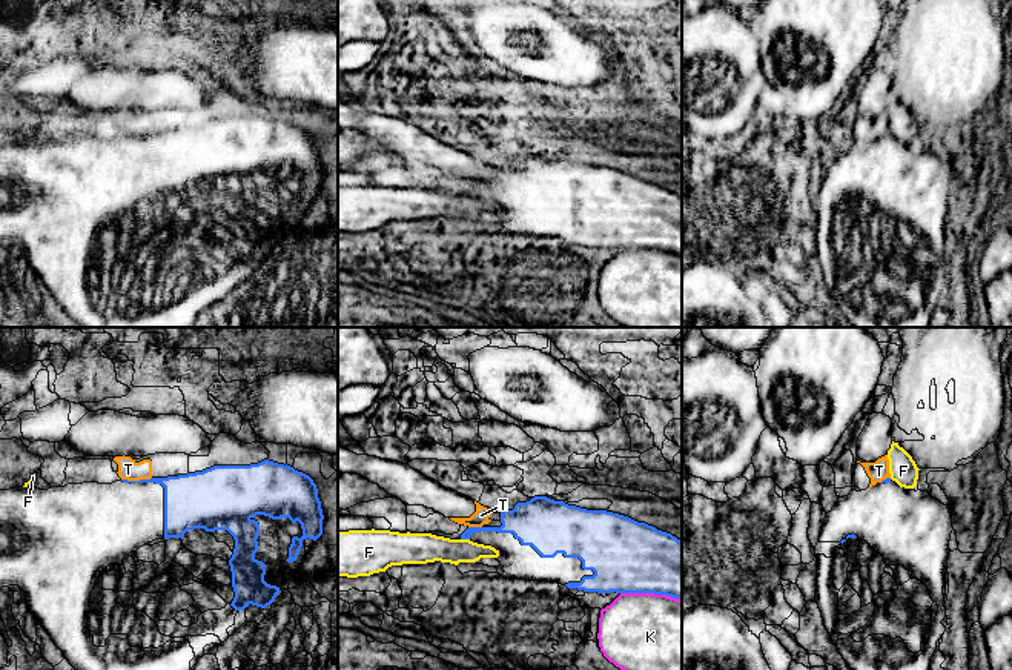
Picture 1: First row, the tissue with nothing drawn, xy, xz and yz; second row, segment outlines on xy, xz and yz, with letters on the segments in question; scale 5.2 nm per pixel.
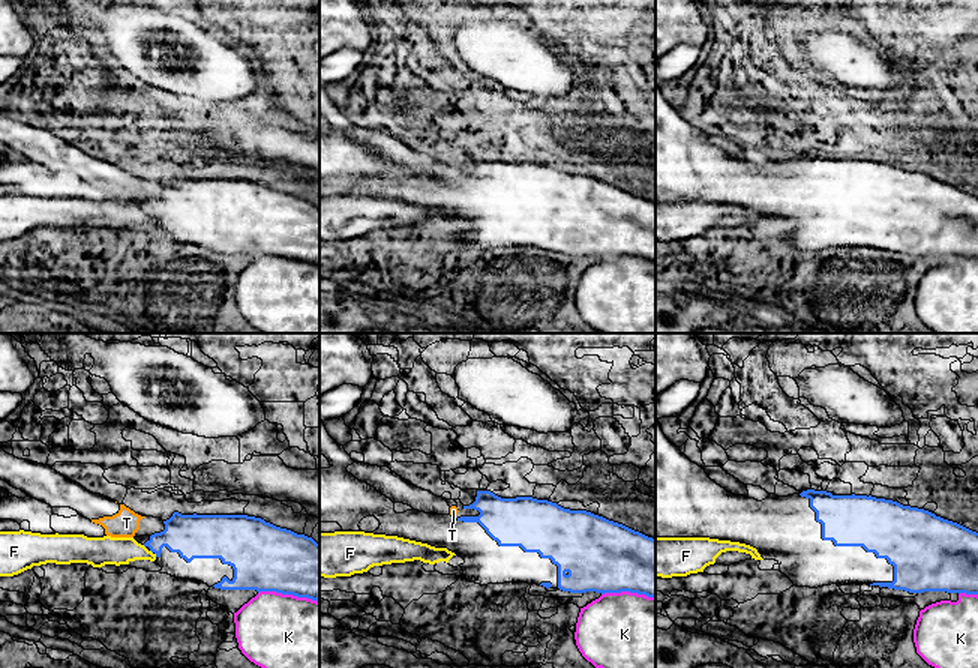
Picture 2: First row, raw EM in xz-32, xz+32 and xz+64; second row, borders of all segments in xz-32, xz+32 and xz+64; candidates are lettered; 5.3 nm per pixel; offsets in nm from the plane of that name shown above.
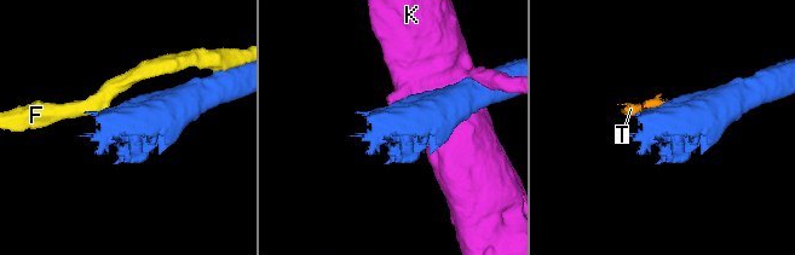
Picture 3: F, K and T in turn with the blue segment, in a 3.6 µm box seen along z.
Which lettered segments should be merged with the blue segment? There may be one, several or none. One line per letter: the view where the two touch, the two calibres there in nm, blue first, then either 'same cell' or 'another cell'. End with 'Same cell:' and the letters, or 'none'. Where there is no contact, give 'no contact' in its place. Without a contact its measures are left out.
F: contact in xz; calibres 100 and 160 nm; another cell
K: contact in xz; calibres 380 and 400 nm; another cell
T: contact in xy; calibres 190 and 110 nm; another cell
Same cell: none

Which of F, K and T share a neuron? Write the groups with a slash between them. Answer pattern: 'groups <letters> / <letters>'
groups F / K T

